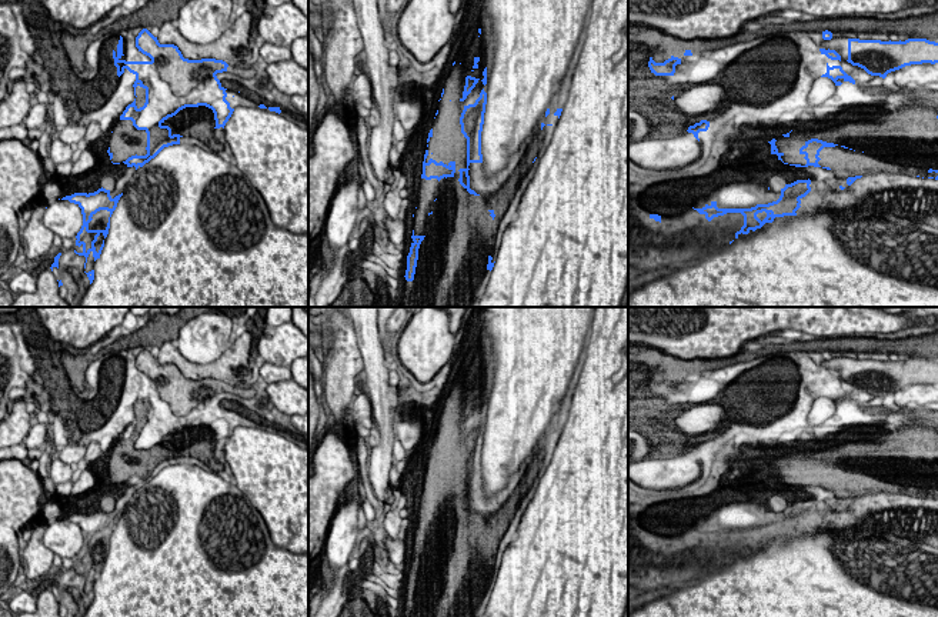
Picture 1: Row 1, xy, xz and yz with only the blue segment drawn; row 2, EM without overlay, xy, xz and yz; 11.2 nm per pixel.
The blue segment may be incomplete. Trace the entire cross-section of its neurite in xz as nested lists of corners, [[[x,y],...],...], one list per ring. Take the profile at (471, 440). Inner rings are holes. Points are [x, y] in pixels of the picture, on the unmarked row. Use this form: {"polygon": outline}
{"polygon": [[[483,408],[480,417],[475,420],[474,424],[464,426],[464,430],[460,437],[461,453],[467,458],[467,487],[458,490],[458,501],[470,514],[474,516],[480,514],[470,508],[468,486],[471,483],[483,483],[481,451],[484,444],[485,424],[487,413]]]}

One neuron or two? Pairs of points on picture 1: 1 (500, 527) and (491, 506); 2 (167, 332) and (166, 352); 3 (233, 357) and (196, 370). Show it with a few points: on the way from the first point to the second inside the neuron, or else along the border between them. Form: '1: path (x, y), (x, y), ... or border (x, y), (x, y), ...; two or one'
1: path (498, 522), (496, 512); one
2: border (170, 340), (160, 347); two
3: path (224, 366), (217, 370), (204, 370); one

